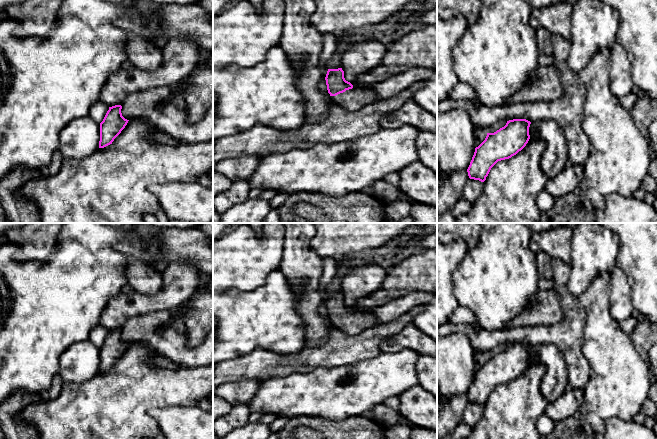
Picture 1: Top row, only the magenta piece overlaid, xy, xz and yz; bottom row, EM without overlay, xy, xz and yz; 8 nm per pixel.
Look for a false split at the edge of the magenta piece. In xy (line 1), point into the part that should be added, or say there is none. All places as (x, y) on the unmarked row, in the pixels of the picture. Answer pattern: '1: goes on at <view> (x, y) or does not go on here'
1: does not go on here

